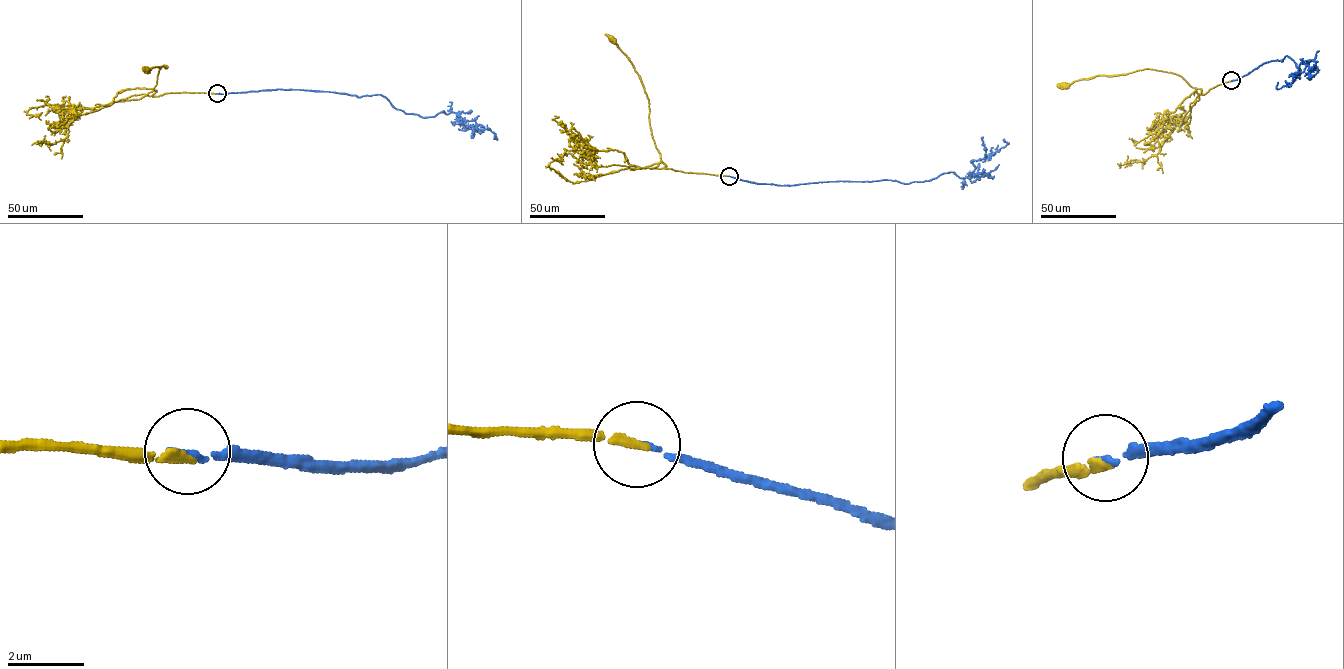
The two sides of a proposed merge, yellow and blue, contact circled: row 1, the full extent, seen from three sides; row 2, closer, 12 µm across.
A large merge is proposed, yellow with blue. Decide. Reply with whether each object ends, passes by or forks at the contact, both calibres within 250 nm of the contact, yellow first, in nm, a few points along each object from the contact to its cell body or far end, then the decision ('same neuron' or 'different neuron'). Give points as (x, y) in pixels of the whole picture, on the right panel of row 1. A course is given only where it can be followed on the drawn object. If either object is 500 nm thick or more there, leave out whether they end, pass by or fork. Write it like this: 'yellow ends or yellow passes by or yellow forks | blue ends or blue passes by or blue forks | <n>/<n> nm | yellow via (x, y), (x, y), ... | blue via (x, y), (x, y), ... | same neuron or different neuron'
yellow ends | blue ends | 200/140 nm | yellow via (1231, 81), (1203, 95), (1177, 74), (1144, 69), (1062, 86) | blue via (1231, 80), (1287, 55), (1299, 72), (1300, 63), (1309, 62), (1291, 86), (1285, 80) | same neuron

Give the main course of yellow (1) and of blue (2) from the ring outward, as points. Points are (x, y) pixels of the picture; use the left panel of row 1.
1: (217, 94), (183, 92), (153, 96), (158, 71), (163, 65), (167, 66), (147, 70)
2: (217, 93), (281, 89), (382, 95), (406, 113), (456, 113), (461, 123), (488, 129), (497, 139), (494, 133)

